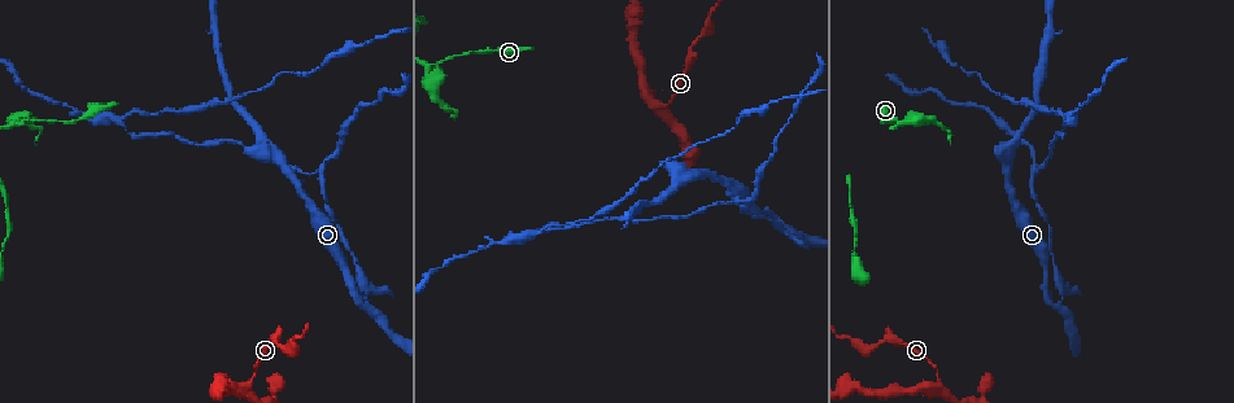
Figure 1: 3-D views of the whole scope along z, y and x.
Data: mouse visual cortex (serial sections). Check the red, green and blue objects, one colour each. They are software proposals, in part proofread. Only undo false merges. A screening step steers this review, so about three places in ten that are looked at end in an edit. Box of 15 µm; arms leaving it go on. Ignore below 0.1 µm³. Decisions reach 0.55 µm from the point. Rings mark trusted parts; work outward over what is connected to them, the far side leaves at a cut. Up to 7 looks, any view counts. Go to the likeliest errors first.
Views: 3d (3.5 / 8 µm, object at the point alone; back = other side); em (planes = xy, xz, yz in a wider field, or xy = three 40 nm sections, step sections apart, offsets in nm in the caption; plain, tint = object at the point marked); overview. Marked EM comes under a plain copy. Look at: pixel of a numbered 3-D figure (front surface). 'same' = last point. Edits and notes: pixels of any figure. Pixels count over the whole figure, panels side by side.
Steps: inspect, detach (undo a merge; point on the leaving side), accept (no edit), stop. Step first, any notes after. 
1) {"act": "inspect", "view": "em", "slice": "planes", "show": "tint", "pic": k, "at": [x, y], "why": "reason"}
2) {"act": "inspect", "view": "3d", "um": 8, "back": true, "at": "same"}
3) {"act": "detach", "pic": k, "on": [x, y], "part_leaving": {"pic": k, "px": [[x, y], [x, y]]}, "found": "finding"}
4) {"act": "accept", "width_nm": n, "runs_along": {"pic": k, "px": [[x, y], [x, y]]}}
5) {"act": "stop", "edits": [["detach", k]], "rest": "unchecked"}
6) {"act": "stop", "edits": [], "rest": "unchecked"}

{"act": "inspect", "view": "3d", "um": 3.5, "pic": 1, "at": [896, 117], "why": "branch point"}

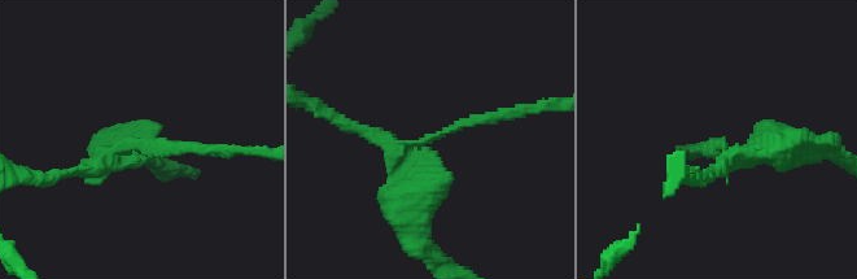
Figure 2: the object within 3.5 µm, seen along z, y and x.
{"act": "inspect", "view": "em", "slice": "planes", "show": "tint", "pic": 2, "at": [137, 149], "arms": 3, "arm_widths_nm": [150, 150, 400]}

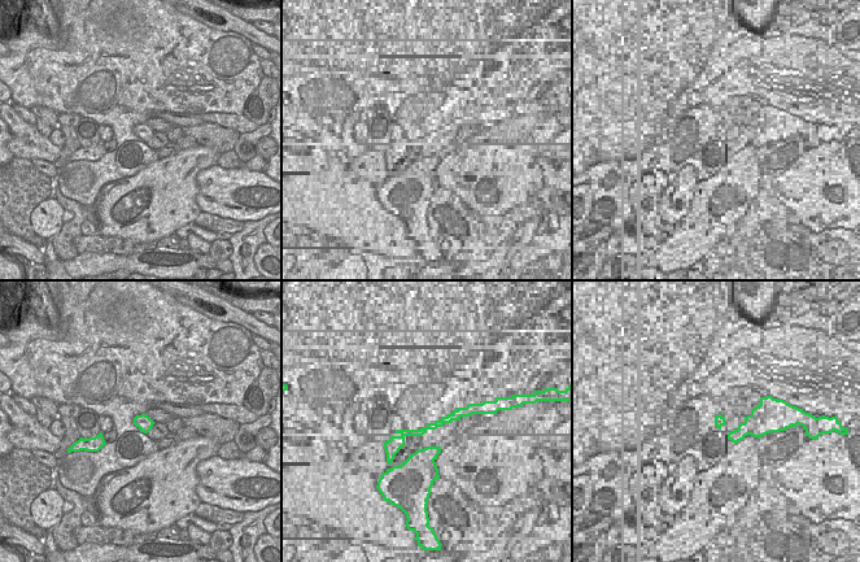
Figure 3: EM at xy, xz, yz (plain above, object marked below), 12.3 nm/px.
{"act": "accept", "found": "all the same cell"}

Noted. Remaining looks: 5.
{"act": "inspect", "view": "em", "slice": "planes", "show": "tint", "pic": 1, "at": [1057, 306], "why": "side arm on a straight run"}

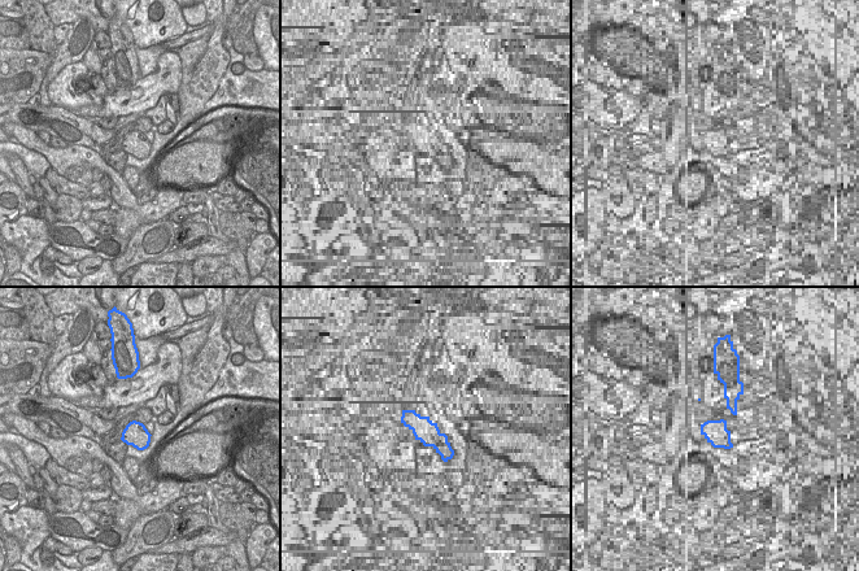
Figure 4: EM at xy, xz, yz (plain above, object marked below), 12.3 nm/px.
{"act": "inspect", "view": "3d", "um": 3.5, "at": "same", "why": "see where the arms go"}

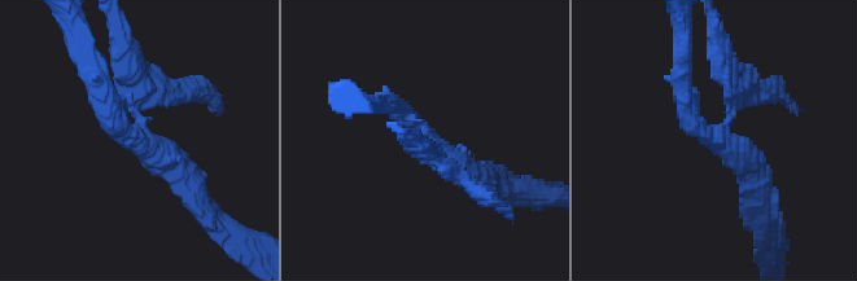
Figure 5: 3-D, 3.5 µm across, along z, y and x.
{"act": "detach", "pic": 5, "on": [739, 75], "part_leaving": {"pic": 5, "px": [[727, 119], [731, 83], [715, 27]]}, "found": "two cells meet here"}

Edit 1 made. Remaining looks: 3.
{"act": "inspect", "view": "3d", "um": 3.5, "pic": 1, "at": [693, 45], "why": "thin neck"}

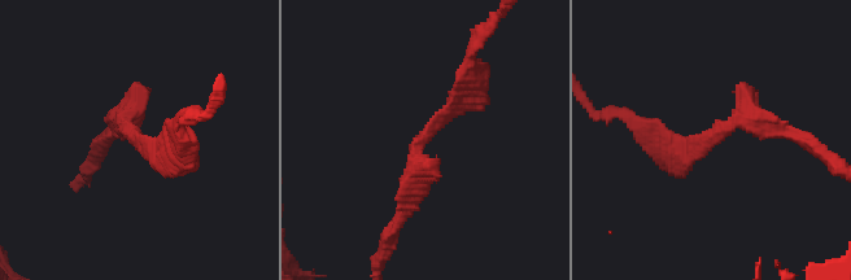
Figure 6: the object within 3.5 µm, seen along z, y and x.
{"act": "inspect", "view": "em", "slice": "xy", "step": 1, "show": "tint", "pic": 6, "at": [427, 138], "arm_widths_nm": [250, 300], "why": "need the tissue"}

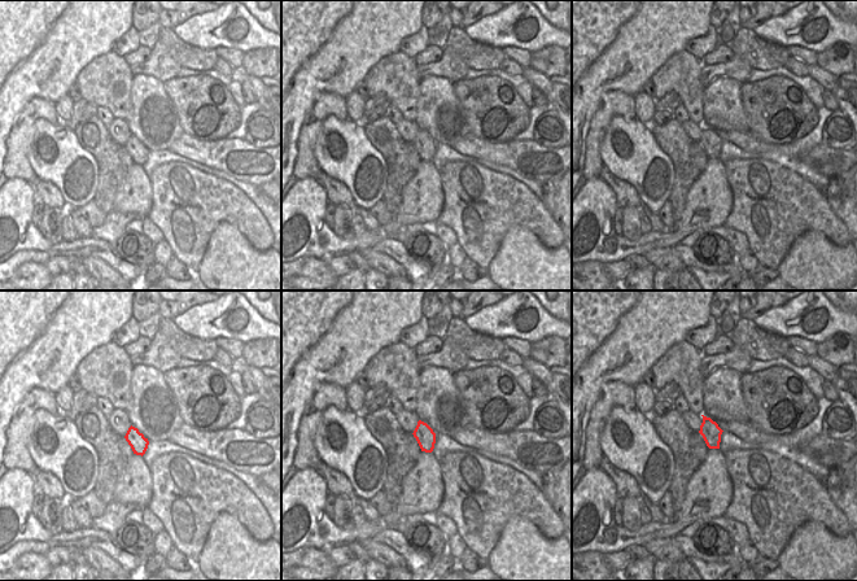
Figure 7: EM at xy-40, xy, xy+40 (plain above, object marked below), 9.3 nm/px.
{"act": "detach", "pic": 6, "on": [443, 119], "found": "two cells meet here"}

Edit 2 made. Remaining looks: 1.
{"act": "stop", "edits": [["detach", 5], ["detach", 6]], "rest": "unchecked"}

